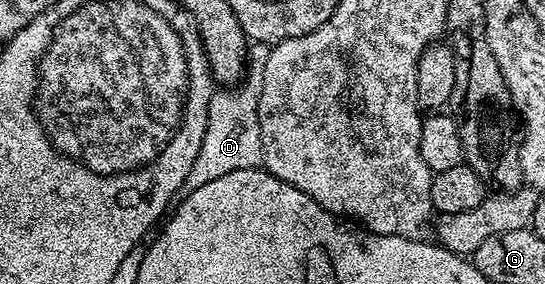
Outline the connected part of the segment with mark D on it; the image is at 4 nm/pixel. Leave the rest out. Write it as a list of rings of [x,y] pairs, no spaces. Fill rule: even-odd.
[[[258,43],[252,44],[247,59],[247,72],[238,87],[216,92],[209,103],[205,139],[201,143],[201,151],[197,151],[197,159],[187,175],[186,184],[191,189],[201,187],[201,183],[209,183],[209,179],[221,179],[221,175],[229,175],[229,171],[245,171],[258,169],[263,163],[261,147],[261,123],[259,122],[259,100],[261,99],[261,83],[265,59],[269,59],[269,48]]]

